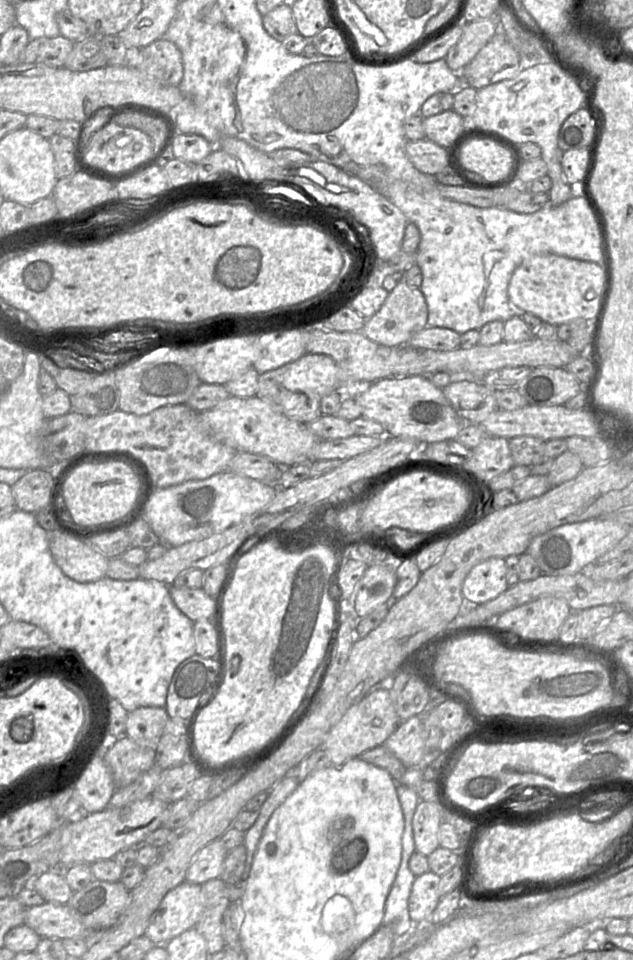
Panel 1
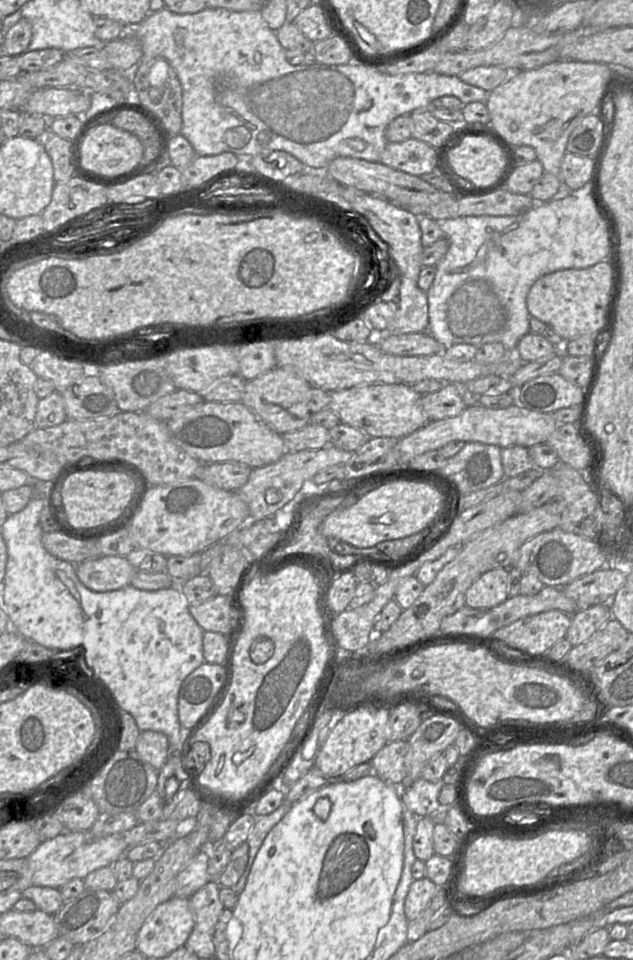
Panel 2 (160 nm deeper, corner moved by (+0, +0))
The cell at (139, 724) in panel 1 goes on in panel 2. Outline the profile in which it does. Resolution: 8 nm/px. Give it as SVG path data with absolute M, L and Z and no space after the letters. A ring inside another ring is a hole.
M146 730L141 731L135 751L158 772L169 758L169 741L164 733Z

